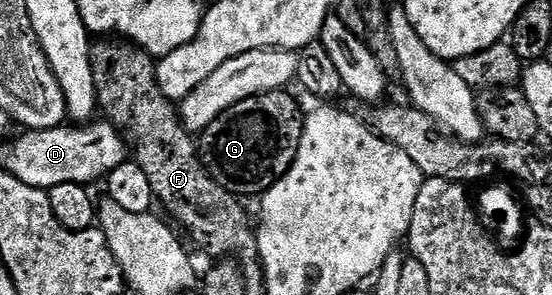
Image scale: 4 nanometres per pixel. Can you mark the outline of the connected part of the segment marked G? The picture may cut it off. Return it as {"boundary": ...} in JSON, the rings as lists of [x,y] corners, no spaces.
{"boundary":[[[285,89],[264,92],[232,104],[200,134],[200,153],[206,170],[228,192],[261,196],[273,188],[296,160],[304,132],[304,110]]]}

